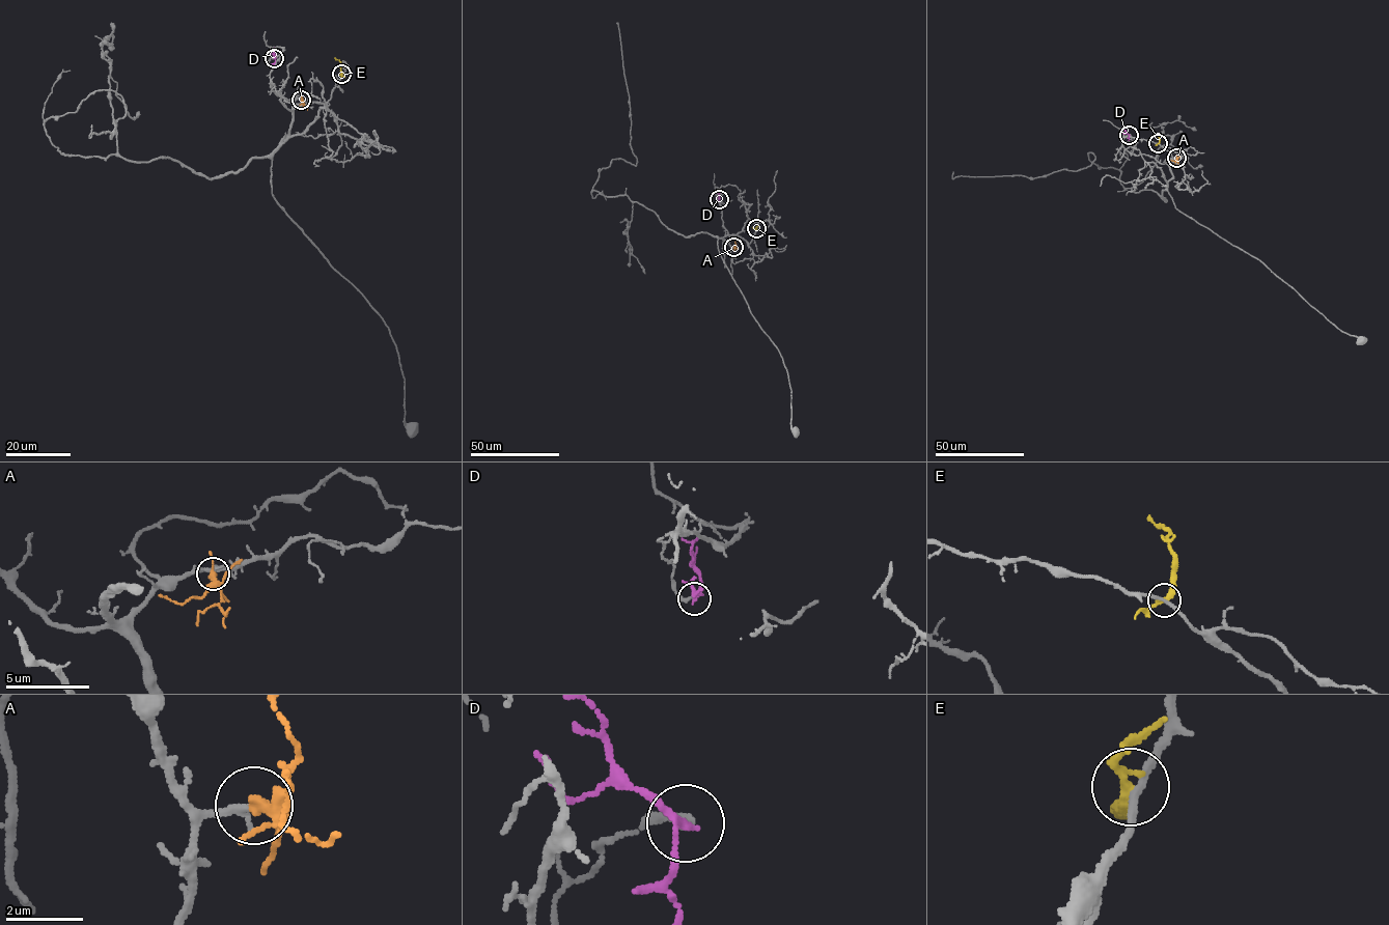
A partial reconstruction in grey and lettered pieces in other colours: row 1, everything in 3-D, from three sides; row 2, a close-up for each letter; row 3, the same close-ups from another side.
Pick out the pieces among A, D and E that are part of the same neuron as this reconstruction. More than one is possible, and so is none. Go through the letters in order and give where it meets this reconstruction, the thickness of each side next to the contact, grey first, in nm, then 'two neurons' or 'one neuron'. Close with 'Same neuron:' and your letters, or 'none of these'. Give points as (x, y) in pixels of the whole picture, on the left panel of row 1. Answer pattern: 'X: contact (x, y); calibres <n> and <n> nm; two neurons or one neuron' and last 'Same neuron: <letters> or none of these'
A: contact (301, 100); calibres 200 and 240 nm; one neuron
D: contact (274, 58); calibres 200 and 180 nm; two neurons
E: contact (341, 74); calibres 200 and 280 nm; two neurons
Same neuron: A

